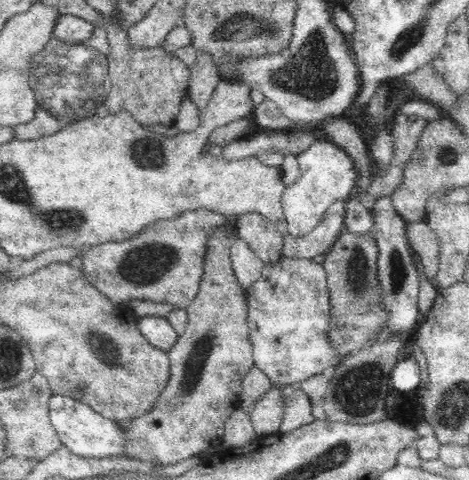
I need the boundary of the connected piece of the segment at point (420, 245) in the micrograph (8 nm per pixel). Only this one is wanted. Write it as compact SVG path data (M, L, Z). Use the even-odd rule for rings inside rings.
M422 220L407 223L406 236L413 252L417 252L422 261L427 280L432 285L436 284L436 275L440 266L439 242L436 233Z

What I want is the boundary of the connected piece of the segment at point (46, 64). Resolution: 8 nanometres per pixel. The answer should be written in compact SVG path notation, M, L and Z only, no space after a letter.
M53 37L45 47L32 59L30 83L35 91L37 106L59 119L61 125L76 122L78 119L96 115L96 108L102 104L110 89L110 76L107 72L107 61L104 54L97 52L86 42L69 44Z

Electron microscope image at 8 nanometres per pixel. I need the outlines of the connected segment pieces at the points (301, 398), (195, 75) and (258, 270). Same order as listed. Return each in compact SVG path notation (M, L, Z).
M283 385L281 390L284 400L283 417L279 426L281 434L314 422L311 399L298 385Z
M204 49L197 52L195 65L191 68L188 94L191 101L202 111L210 102L214 89L222 80L213 56Z
M237 236L231 244L230 254L237 283L244 291L248 290L254 281L260 278L266 264L256 256L248 243Z

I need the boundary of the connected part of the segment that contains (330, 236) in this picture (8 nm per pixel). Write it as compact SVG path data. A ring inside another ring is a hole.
M337 201L326 210L322 220L305 235L283 235L282 256L286 258L314 259L332 248L345 226L346 201Z

